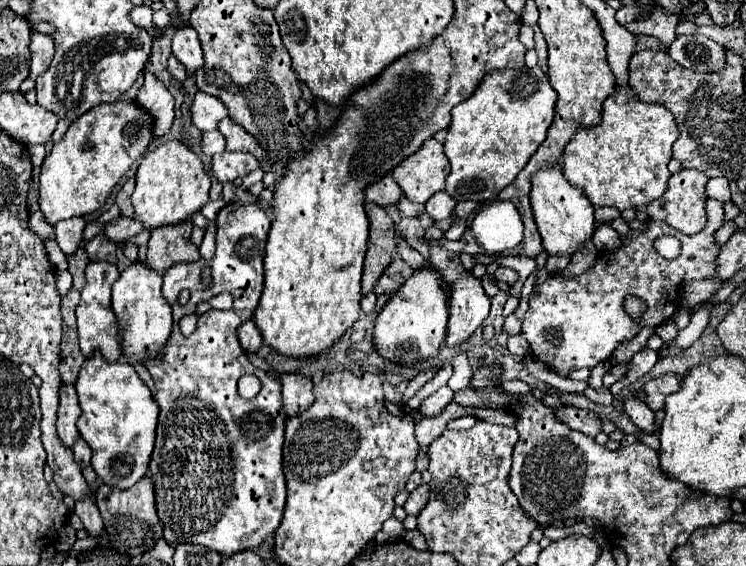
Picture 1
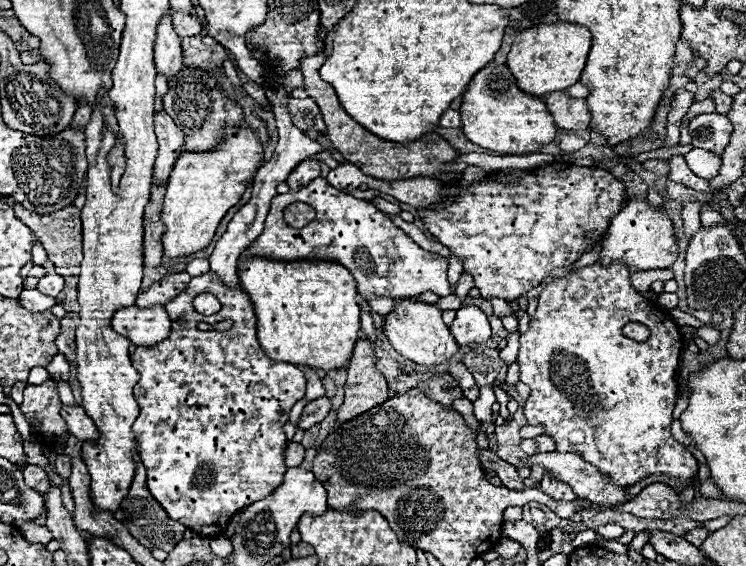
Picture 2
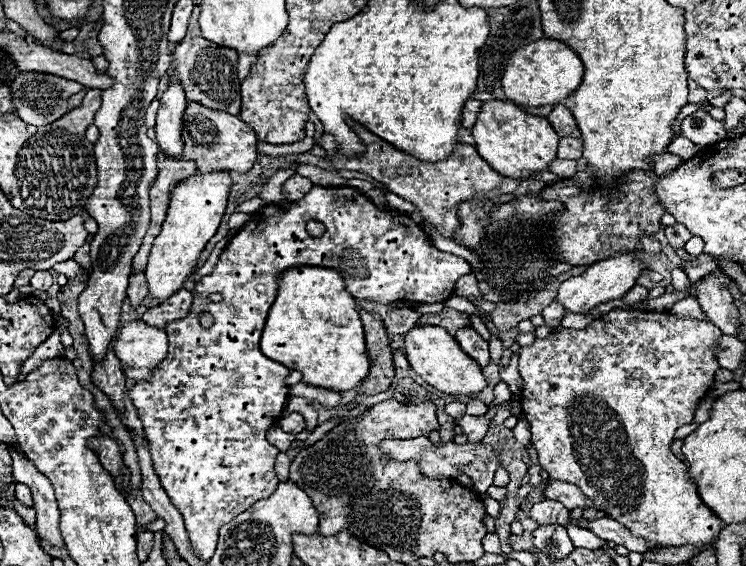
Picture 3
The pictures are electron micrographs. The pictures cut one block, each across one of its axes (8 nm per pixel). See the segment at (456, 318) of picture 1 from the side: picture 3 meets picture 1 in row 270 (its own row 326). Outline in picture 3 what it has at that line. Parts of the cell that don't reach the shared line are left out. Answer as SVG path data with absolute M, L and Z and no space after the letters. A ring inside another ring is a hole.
M472 326L458 330L458 332L454 334L454 338L456 338L458 344L462 346L462 350L464 350L470 358L474 358L480 366L486 366L486 364L488 364L488 360L490 360L488 342L486 342Z

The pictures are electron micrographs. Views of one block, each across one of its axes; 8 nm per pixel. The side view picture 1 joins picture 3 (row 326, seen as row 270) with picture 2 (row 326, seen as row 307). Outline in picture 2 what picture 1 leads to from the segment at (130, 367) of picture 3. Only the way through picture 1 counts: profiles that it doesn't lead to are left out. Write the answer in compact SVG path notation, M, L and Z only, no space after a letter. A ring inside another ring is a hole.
M164 306L122 308L112 316L112 328L134 346L156 346L170 334L170 318Z

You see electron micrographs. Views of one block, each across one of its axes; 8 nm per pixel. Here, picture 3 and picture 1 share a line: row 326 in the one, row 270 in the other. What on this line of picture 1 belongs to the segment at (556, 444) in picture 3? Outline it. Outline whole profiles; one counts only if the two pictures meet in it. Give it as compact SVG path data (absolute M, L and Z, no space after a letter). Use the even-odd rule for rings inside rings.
M708 198L706 218L708 218L706 226L698 234L690 234L690 236L674 230L666 222L648 220L644 230L630 230L626 236L620 236L622 246L604 252L604 256L600 256L596 260L596 264L590 266L584 274L564 276L562 272L556 272L556 274L548 276L546 280L538 282L536 292L530 294L530 308L524 314L524 324L522 324L522 334L528 340L530 350L536 354L536 358L540 362L544 362L546 366L550 366L554 372L558 372L562 378L566 378L566 374L570 370L592 368L598 362L604 362L614 352L614 348L618 344L622 344L626 340L632 340L642 326L660 326L662 322L666 322L680 306L680 300L678 300L680 284L684 284L686 280L706 280L706 278L716 276L716 268L718 268L716 258L720 254L720 246L716 244L714 234L724 224L724 208L722 208L720 200ZM662 234L676 236L682 242L682 252L680 252L678 258L666 260L654 250L654 240ZM628 294L634 294L634 296L642 298L648 306L640 322L632 320L624 310L624 298Z

